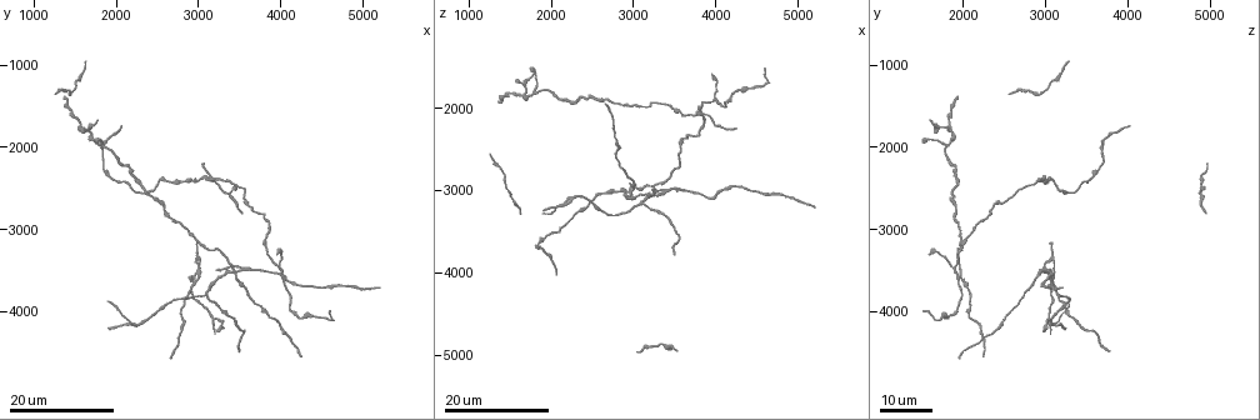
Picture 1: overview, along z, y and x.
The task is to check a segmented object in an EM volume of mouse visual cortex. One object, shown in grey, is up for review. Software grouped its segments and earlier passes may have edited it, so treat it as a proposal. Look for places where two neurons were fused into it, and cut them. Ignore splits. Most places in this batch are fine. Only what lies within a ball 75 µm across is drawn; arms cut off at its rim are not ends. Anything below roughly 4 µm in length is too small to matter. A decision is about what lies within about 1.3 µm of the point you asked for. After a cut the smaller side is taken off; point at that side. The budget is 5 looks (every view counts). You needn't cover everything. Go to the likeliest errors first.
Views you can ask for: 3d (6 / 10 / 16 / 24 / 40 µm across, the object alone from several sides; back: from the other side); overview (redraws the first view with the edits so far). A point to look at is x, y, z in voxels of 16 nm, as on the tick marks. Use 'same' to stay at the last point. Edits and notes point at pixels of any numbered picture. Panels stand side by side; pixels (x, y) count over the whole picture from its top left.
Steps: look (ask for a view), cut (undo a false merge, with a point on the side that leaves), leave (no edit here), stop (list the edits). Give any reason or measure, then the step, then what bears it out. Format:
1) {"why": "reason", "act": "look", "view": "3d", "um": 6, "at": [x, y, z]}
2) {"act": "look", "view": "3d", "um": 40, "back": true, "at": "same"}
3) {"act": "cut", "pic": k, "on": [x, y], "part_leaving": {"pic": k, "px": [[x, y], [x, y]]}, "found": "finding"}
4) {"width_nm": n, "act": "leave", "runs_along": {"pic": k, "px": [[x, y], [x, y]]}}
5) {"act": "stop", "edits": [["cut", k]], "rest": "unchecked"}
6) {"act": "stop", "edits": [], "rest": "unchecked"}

{"why": "a fork", "act": "look", "view": "3d", "um": 24, "at": [4000, 3500, 1900]}

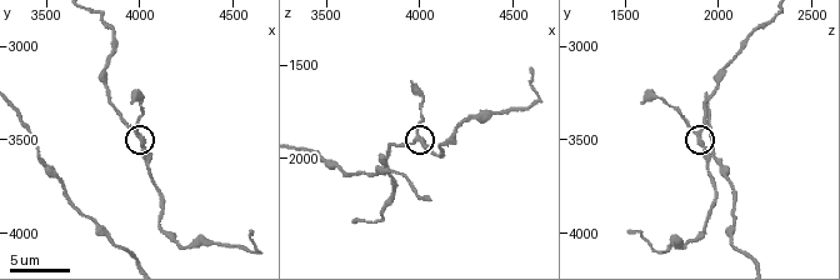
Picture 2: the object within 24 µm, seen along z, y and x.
{"why": "zoom in", "act": "look", "view": "3d", "um": 10, "at": [4000, 3460, 1860]}

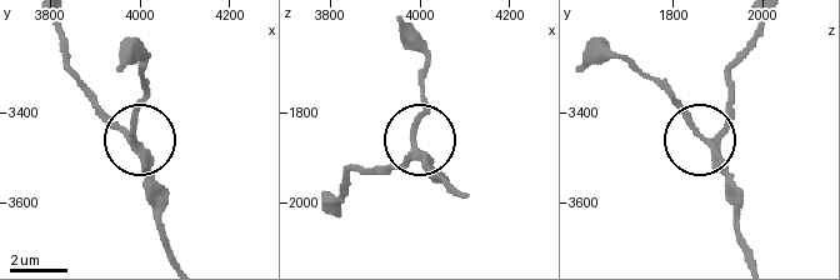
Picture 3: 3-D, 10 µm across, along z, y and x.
{"side_arm_um": 7, "arms": 3, "act": "leave", "found": "one neuron here"}

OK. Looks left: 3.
{"why": "two arms in line, one across", "act": "look", "view": "3d", "um": 16, "at": [1650, 1800, 1800]}

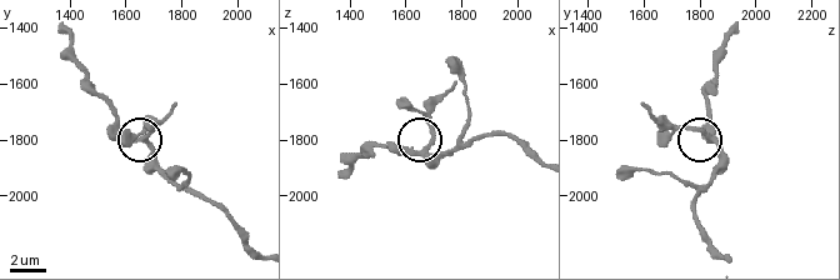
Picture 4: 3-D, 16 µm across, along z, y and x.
{"why": "closer look", "act": "look", "view": "3d", "um": 10, "at": [1640, 1800, 1850]}

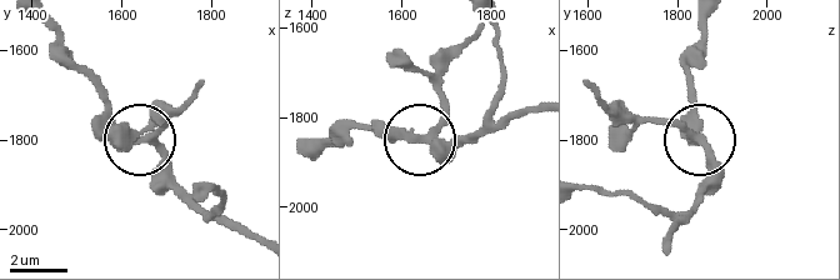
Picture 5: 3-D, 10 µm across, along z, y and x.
{"arms": 3, "act": "leave", "found": "one neuron here"}

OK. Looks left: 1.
{"act": "stop", "edits": [], "rest": "unchecked"}

